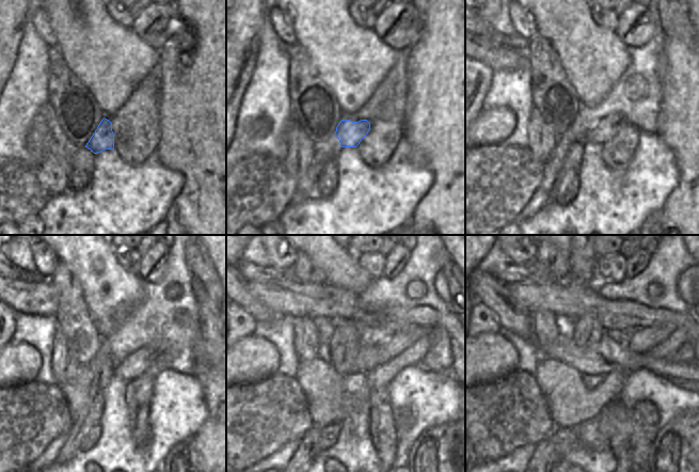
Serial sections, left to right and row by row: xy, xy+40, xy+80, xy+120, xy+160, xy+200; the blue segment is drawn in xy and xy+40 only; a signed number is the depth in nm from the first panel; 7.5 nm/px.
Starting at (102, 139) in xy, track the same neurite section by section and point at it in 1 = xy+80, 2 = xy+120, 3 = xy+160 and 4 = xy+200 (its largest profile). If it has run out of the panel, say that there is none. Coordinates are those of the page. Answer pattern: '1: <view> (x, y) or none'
1: xy+80 (605, 130)
2: xy+120 (134, 365)
3: xy+160 (423, 318)
4: xy+200 (646, 339)

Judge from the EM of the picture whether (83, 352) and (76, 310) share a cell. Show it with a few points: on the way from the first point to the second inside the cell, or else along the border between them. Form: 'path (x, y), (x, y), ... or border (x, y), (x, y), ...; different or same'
path (83, 342), (76, 320); same

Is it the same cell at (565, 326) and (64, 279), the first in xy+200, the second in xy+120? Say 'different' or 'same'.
same

